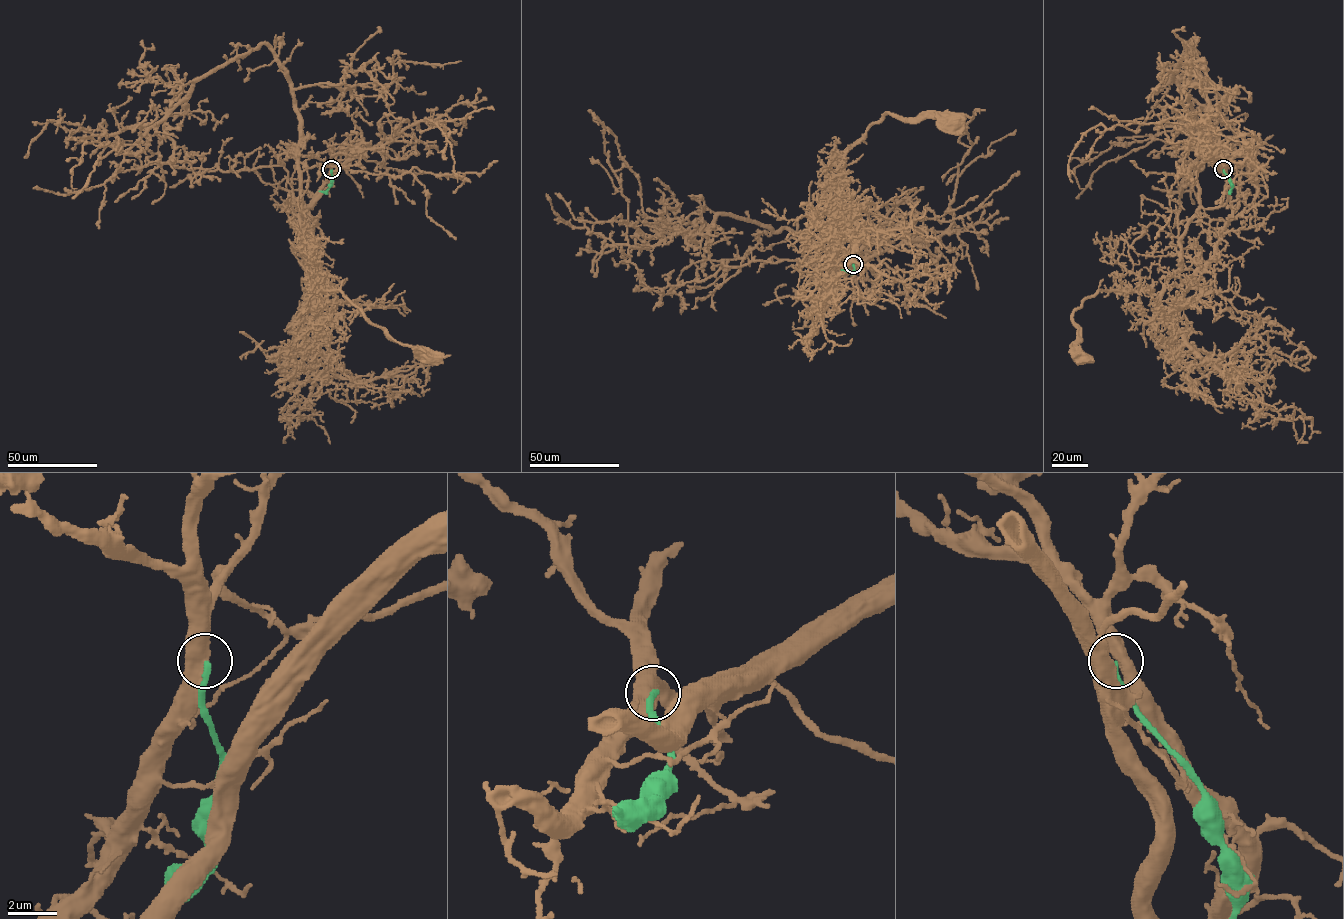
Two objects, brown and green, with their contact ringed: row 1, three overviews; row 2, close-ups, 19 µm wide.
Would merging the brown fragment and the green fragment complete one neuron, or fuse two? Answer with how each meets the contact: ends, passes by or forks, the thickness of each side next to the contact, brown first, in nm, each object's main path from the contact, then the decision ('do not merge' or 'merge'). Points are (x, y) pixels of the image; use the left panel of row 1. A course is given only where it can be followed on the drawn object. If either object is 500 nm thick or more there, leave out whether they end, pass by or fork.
600 nm thick on the brown side, 220 nm on the other; brown runs (332, 169), (309, 208), (306, 253), (313, 292), (338, 290), (394, 339), (416, 347), (433, 359); green runs (331, 169), (331, 185), (325, 191), (319, 191); do not merge

